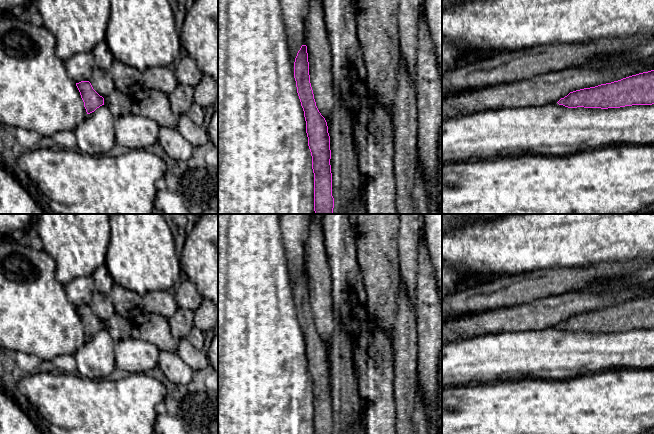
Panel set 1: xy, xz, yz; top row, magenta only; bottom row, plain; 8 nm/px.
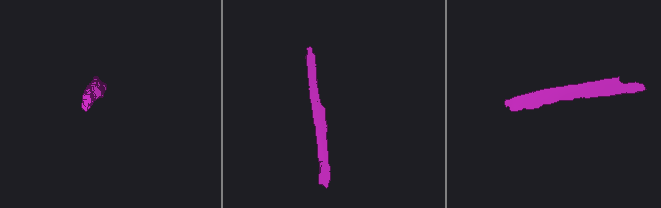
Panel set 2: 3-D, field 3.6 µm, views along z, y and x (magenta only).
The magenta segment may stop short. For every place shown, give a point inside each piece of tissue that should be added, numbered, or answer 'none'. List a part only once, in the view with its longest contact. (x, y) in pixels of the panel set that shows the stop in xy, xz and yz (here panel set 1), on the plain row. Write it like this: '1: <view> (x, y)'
none

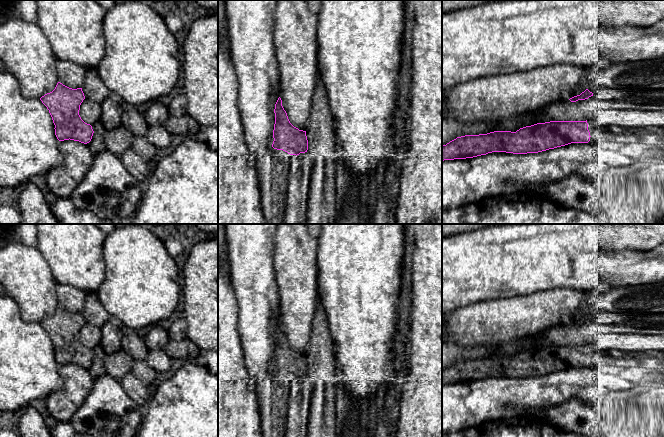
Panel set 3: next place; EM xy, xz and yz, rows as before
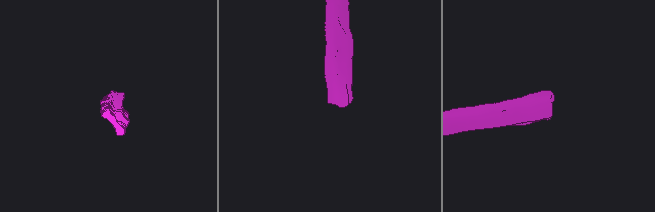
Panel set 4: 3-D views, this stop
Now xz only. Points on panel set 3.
1: xz (273, 391)

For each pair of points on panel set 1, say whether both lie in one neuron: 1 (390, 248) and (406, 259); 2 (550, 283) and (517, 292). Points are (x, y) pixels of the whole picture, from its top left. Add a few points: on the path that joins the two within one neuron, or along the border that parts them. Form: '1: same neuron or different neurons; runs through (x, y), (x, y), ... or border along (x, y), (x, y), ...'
1: different neurons; border along (397, 231), (400, 277)
2: same neuron; runs through (542, 285), (525, 289)

